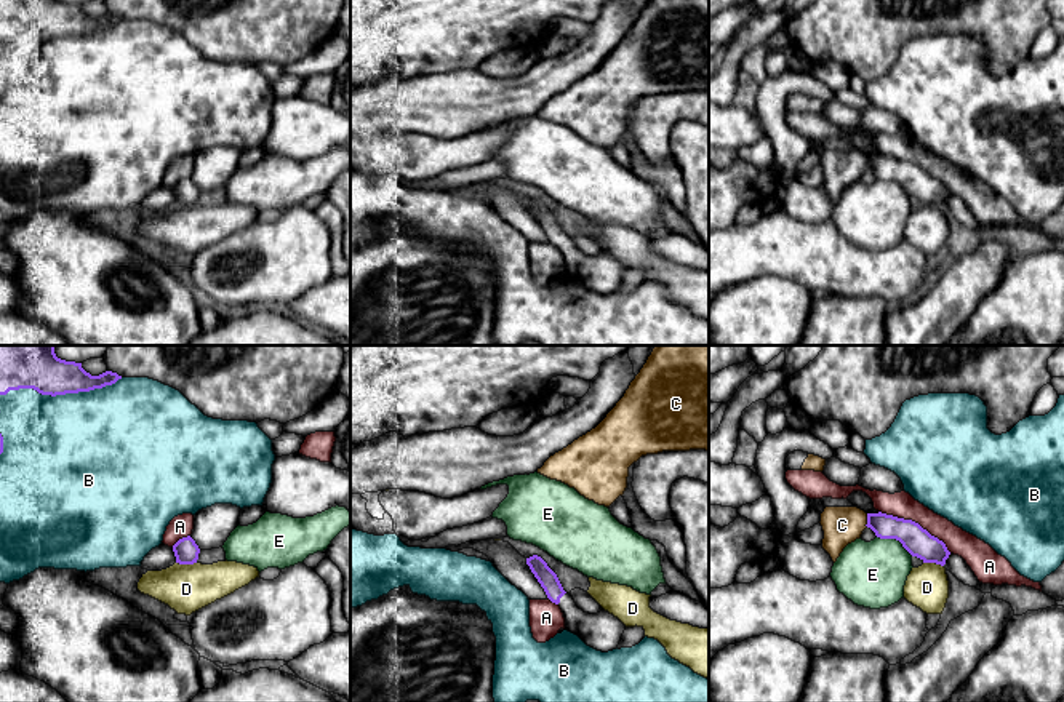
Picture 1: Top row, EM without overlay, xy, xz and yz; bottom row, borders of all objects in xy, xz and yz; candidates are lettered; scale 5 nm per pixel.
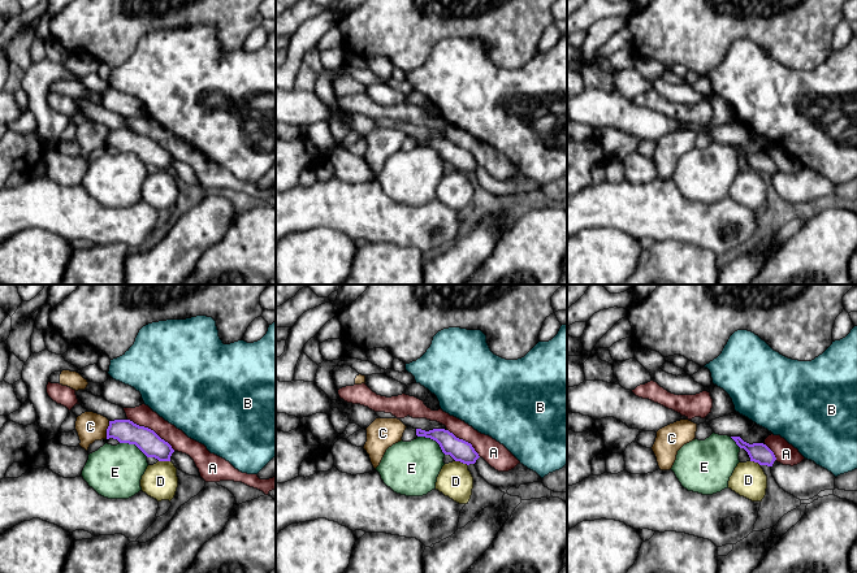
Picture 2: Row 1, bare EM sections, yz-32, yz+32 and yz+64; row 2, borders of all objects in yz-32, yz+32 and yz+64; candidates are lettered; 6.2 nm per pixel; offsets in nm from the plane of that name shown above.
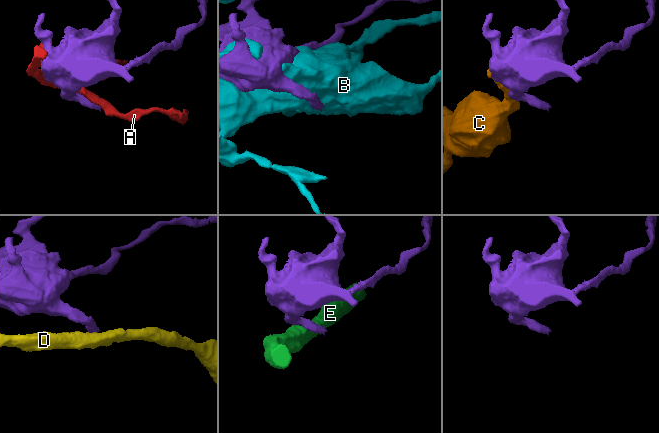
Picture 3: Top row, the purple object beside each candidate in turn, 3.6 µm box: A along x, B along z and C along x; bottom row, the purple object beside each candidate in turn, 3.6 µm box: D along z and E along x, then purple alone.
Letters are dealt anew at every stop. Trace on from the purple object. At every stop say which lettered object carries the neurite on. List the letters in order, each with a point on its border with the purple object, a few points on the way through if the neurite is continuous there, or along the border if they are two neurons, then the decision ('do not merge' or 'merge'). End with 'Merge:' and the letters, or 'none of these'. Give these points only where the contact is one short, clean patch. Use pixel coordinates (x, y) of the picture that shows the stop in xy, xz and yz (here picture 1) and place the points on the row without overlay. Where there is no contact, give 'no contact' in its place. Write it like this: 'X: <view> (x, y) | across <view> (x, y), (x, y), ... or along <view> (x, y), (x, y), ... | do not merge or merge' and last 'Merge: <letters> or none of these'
A: yz (914, 163) | do not merge
B: xy (61, 35) | do not merge
C: yz (868, 162) | do not merge
D: xy (186, 205) | along xy (176, 203), (196, 205) | do not merge
E: yz (895, 179) | along yz (877, 178), (896, 181), (912, 197) | do not merge
Merge: none of these

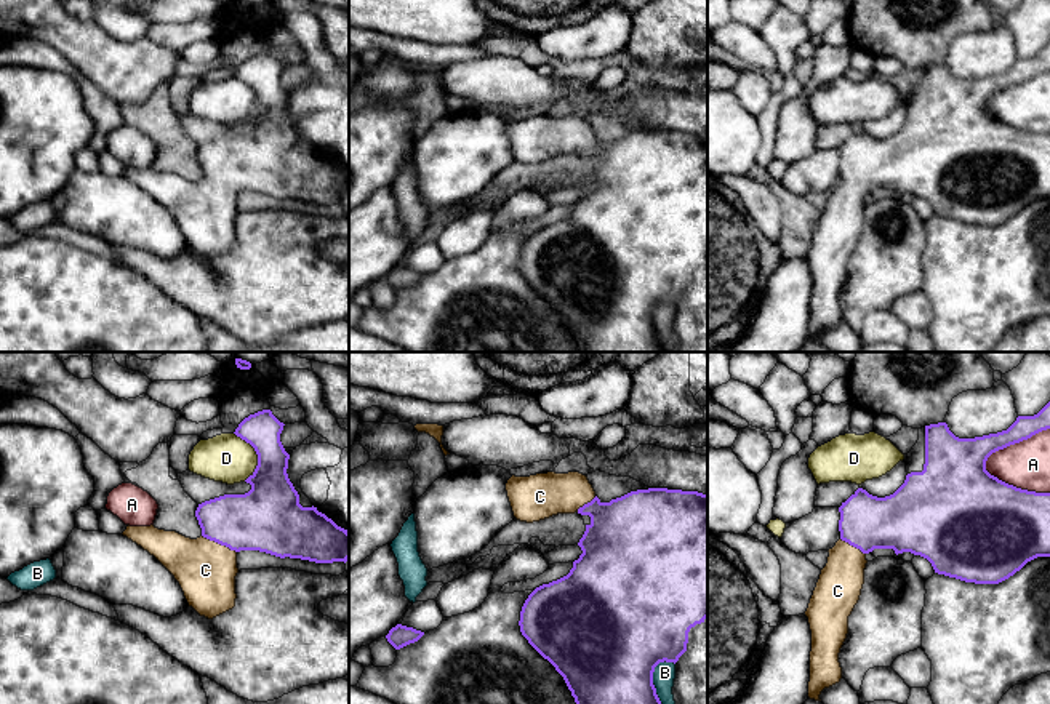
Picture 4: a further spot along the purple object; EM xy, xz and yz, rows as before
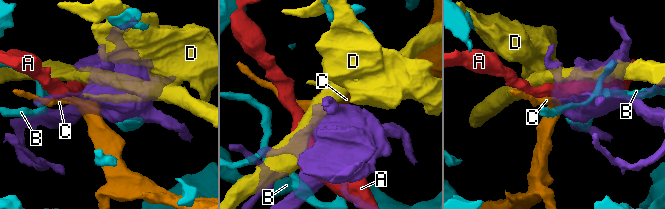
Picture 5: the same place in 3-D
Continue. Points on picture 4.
A: yz (1012, 85) | do not merge
B: xz (652, 324) | do not merge
C: xy (220, 184) | across xy (263, 160), (240, 164), (220, 184), (205, 212) | merge
D: xy (256, 95) | do not merge
Merge: C

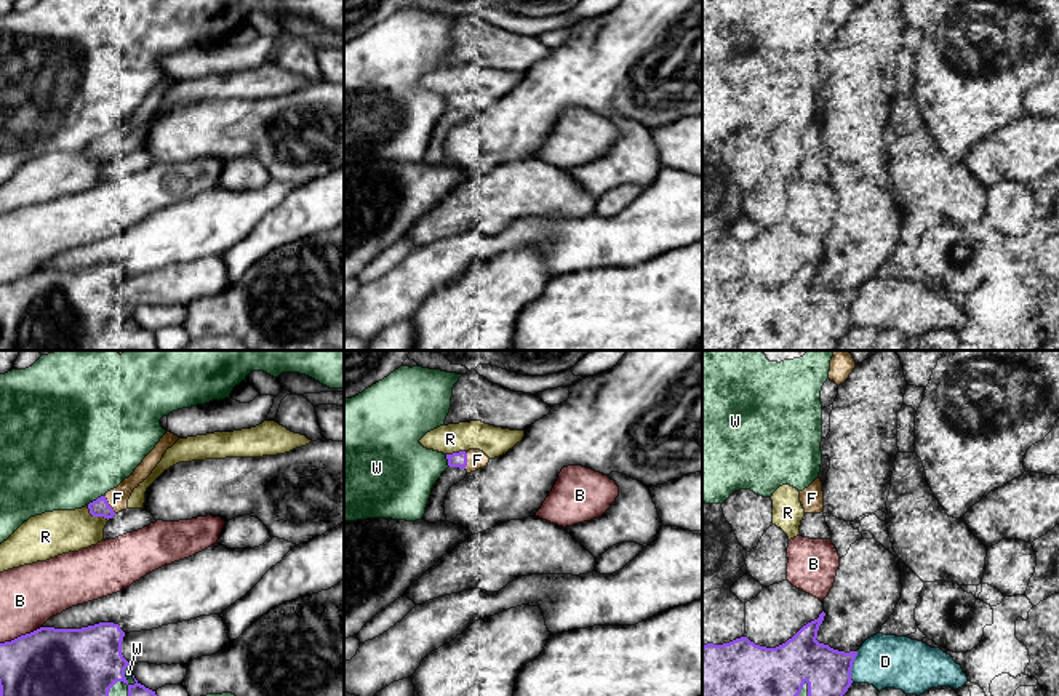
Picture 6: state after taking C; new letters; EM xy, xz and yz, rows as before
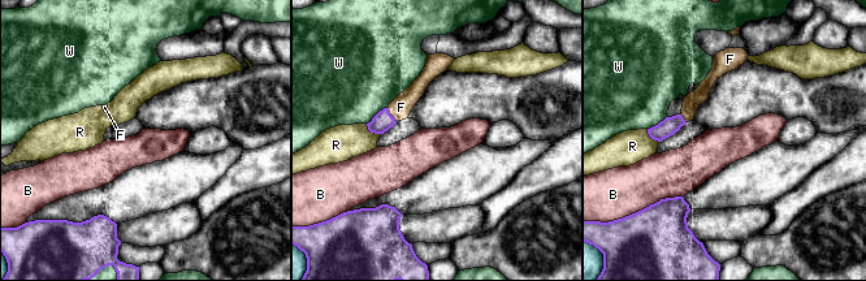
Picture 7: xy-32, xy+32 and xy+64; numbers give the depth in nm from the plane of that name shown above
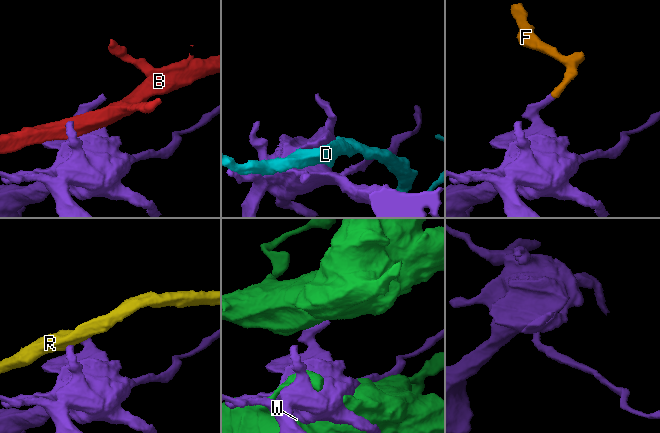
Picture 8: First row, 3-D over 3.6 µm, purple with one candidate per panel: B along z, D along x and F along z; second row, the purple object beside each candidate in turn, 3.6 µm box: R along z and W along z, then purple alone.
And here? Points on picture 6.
B: xy (21, 277) | do not merge
D: yz (851, 309) | do not merge
F: xy (107, 146) | merge
R: xy (96, 157) | do not merge
W: xy (117, 322) | do not merge
Merge: F

